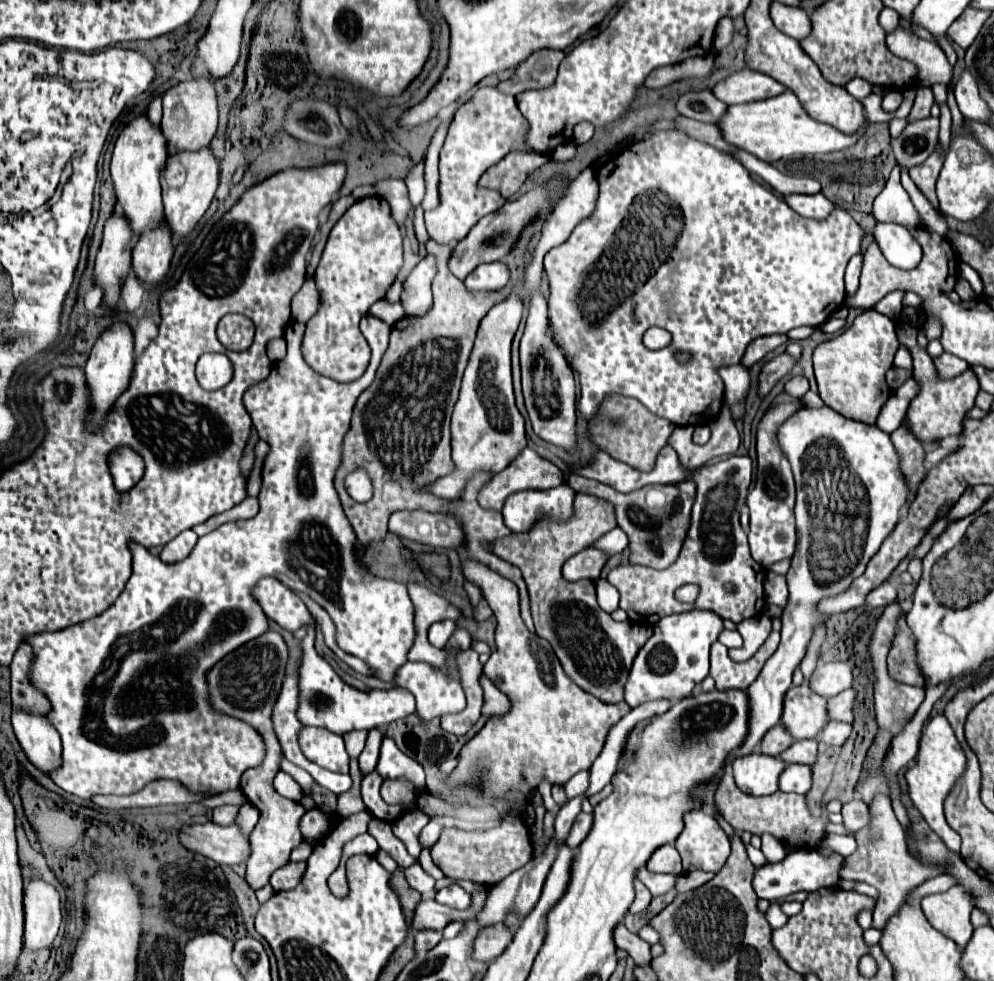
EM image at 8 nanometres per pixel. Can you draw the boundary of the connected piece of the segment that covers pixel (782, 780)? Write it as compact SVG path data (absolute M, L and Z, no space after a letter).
M787 765L779 775L779 791L807 793L811 787L811 767L809 765Z

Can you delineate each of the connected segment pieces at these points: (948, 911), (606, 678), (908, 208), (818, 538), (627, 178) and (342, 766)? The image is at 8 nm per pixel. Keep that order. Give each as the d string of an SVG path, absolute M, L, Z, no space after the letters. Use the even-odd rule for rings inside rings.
M951 887L945 893L927 895L921 905L925 917L937 931L953 939L961 949L967 945L973 935L973 925L969 921L973 901L969 893L965 893L961 887Z
M575 495L573 515L563 521L539 519L527 533L511 533L491 543L491 553L517 565L529 589L531 617L537 635L547 639L559 657L565 673L583 691L595 695L603 703L623 701L623 687L637 651L653 635L651 627L639 623L617 623L605 613L595 599L593 581L567 581L561 575L563 563L577 551L587 549L601 535L617 527L615 509L609 501L593 495Z
M899 165L893 167L891 177L873 203L873 217L877 223L897 223L903 227L923 227L923 219L913 207L907 191L899 181Z
M831 407L799 409L795 415L791 415L791 419L787 419L779 427L779 445L791 463L796 485L797 551L791 557L791 569L785 575L789 585L789 605L785 607L781 617L783 629L779 649L767 659L765 667L759 673L759 679L755 679L747 687L747 699L749 699L747 737L735 751L729 753L725 765L733 763L737 757L753 753L763 735L773 725L779 723L783 697L785 691L791 687L791 675L805 655L807 643L813 635L813 627L817 623L823 623L823 617L815 609L815 603L823 597L843 593L851 585L851 581L865 571L867 561L879 551L885 537L895 529L895 523L899 521L899 509L909 497L909 487L899 467L899 453L893 447L889 435L875 425L845 419Z
M657 131L651 135L651 139L637 141L625 151L621 151L621 155L617 155L615 159L603 163L597 171L597 183L599 183L599 199L597 199L595 213L583 219L573 229L569 241L551 249L545 255L545 271L549 275L549 285L551 285L549 331L551 331L551 337L559 343L571 367L579 371L579 383L581 383L579 411L585 419L591 419L595 415L595 411L599 409L599 403L603 401L607 393L621 393L625 397L639 399L643 405L647 405L651 413L669 419L673 425L709 425L723 405L721 403L723 381L717 375L719 367L737 365L747 345L757 337L773 335L773 333L787 333L803 325L819 327L845 301L843 275L845 275L845 267L849 259L861 251L861 243L865 237L863 227L841 207L835 207L829 213L829 217L823 221L805 219L797 215L783 199L775 197L761 183L753 181L749 171L737 159L733 159L727 153L721 153L715 147L709 147L707 143L699 143L697 139L681 135L679 131ZM659 253L669 253L667 261L663 261L661 265L659 265ZM649 327L667 329L673 337L671 343L663 347L661 351L647 349L643 345L643 333ZM677 351L687 351L693 355L689 365L681 365L675 359Z
M303 727L299 731L299 747L303 755L335 773L349 773L349 755L341 735L335 735L323 727Z

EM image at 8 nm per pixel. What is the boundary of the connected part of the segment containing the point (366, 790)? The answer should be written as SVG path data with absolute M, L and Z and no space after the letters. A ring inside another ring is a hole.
M373 771L363 779L363 803L365 807L373 813L373 817L379 817L383 821L393 821L397 817L401 817L405 811L415 809L417 805L387 805L381 795L379 795L379 787L381 787L383 779Z

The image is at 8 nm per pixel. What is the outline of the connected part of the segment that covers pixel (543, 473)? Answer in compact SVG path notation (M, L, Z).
M523 449L501 473L497 473L479 493L479 503L487 509L501 509L507 495L525 489L553 489L563 483L563 473L531 449Z

